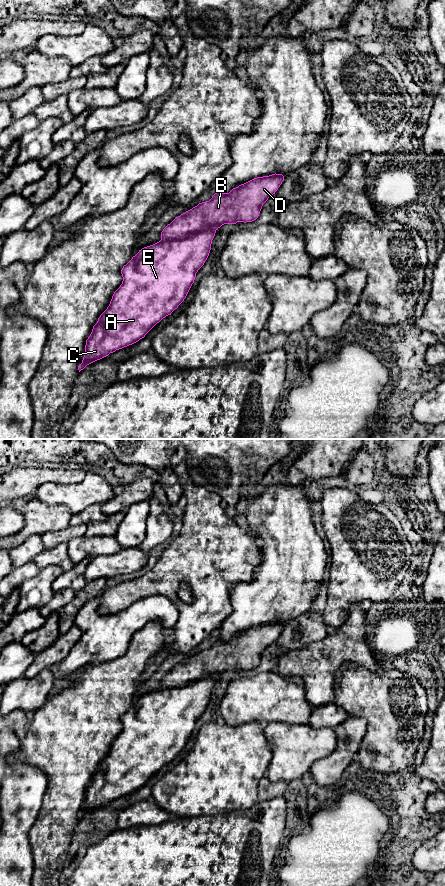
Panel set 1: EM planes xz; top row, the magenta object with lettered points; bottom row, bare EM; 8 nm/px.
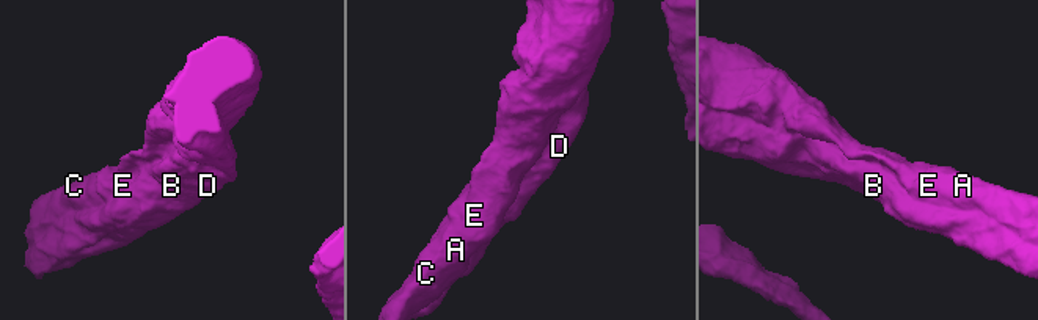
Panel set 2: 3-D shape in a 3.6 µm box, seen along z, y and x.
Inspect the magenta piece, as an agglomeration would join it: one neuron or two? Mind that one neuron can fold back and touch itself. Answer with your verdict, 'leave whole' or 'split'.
split

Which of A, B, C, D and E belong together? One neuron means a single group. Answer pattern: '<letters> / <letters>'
A C E / B D

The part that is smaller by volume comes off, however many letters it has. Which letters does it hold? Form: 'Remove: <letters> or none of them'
Remove: A, C, E

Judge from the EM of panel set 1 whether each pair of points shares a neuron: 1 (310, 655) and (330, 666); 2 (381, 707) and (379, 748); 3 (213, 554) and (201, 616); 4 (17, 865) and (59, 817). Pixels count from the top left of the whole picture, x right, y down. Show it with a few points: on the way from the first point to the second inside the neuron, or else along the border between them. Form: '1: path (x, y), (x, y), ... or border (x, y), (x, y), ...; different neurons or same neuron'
1: path (315, 660), (317, 662), (325, 662); same neuron
2: path (381, 717), (381, 738); same neuron
3: path (211, 569), (211, 601); same neuron
4: border (31, 826), (28, 842), (33, 872); different neurons

